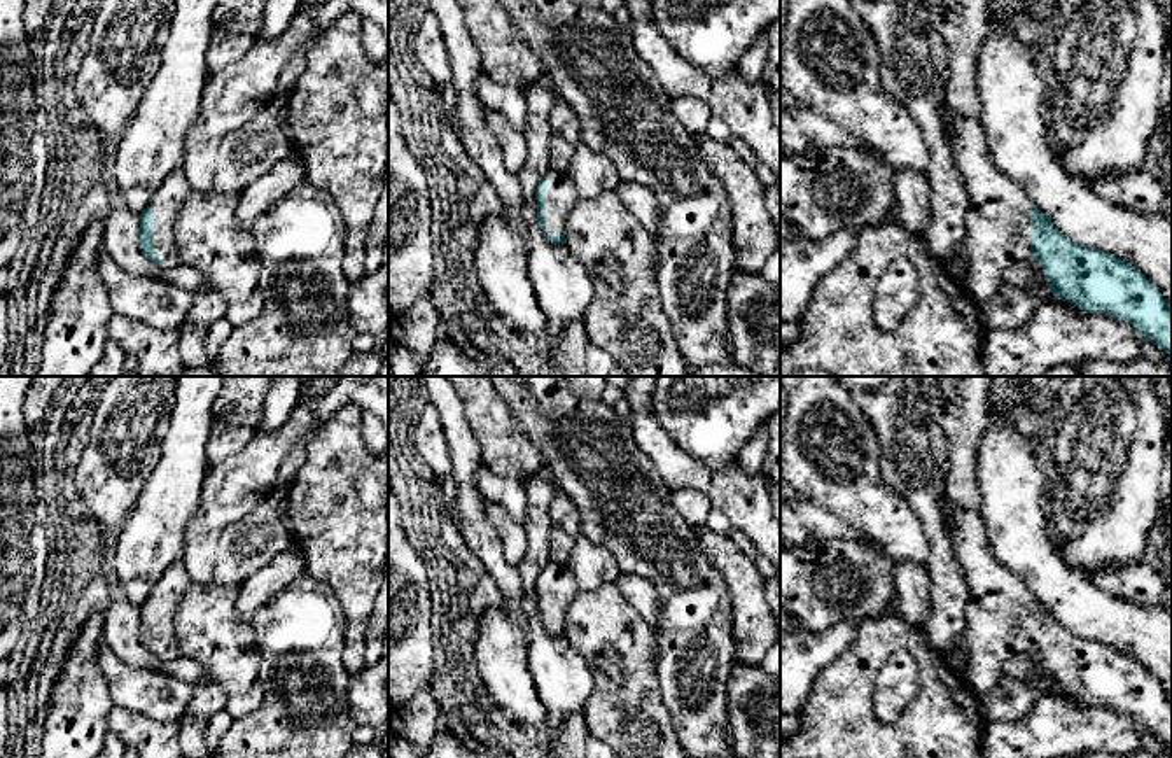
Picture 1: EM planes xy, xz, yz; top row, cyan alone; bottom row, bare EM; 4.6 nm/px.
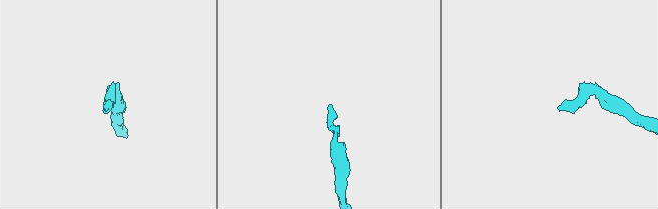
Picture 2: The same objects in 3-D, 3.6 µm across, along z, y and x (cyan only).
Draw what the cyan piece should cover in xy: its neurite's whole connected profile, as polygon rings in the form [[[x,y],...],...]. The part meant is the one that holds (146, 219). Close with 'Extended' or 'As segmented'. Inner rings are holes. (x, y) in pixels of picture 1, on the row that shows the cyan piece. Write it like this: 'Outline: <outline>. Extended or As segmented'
Outline: [[[184,168],[171,172],[152,196],[149,207],[138,215],[140,249],[161,270],[180,268],[175,240],[175,222],[191,186]]]. Extended

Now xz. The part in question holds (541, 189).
Outline: [[[551,170],[541,179],[535,191],[537,219],[548,242],[565,243],[567,217],[579,198],[579,189],[567,172]]]. Extended

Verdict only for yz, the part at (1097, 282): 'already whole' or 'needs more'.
needs more

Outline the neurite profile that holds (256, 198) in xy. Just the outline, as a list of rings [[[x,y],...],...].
[[[294,152],[240,193],[236,207],[238,224],[245,229],[252,229],[254,222],[269,207],[303,182],[306,182],[306,168],[301,158]]]

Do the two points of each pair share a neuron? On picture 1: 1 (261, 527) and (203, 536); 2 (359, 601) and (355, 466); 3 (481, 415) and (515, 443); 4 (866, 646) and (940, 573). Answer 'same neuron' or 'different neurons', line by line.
1: different neurons
2: same neuron
3: same neuron
4: different neurons

